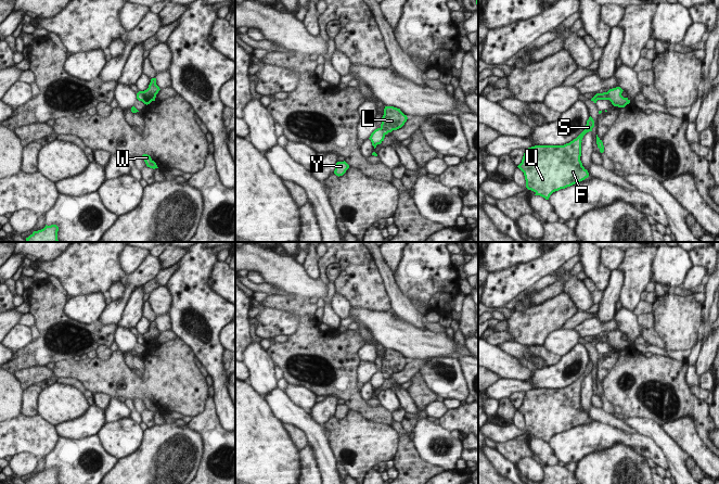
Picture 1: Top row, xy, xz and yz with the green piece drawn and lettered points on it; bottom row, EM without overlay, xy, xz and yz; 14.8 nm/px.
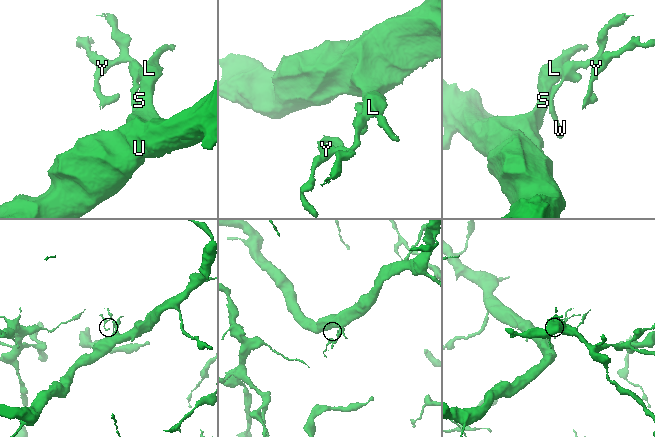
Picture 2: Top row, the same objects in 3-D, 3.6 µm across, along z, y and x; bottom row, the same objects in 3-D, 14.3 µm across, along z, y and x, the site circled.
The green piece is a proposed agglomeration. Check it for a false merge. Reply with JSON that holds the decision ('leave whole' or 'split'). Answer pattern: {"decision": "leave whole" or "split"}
{"decision": "split"}

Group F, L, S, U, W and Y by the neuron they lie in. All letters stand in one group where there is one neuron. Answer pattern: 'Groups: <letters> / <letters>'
Groups: F L S U / W Y

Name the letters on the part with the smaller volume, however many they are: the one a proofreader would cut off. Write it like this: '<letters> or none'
W, Y

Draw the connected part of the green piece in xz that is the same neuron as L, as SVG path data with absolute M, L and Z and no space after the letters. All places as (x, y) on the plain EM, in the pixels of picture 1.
M385 349L381 371L384 374L384 378L387 378L393 373L401 371L407 362L407 358L405 358L400 352L394 349Z

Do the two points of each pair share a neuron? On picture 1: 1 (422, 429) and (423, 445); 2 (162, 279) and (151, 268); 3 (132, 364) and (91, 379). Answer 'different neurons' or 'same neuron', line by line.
1: same neuron
2: different neurons
3: different neurons

